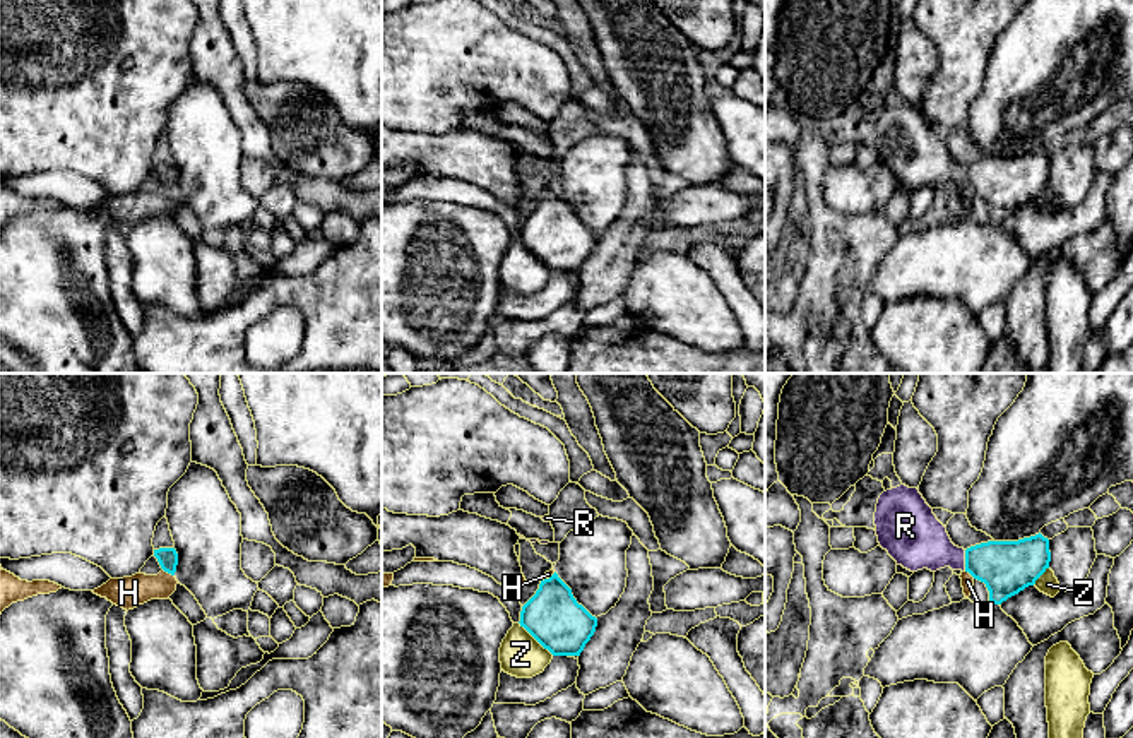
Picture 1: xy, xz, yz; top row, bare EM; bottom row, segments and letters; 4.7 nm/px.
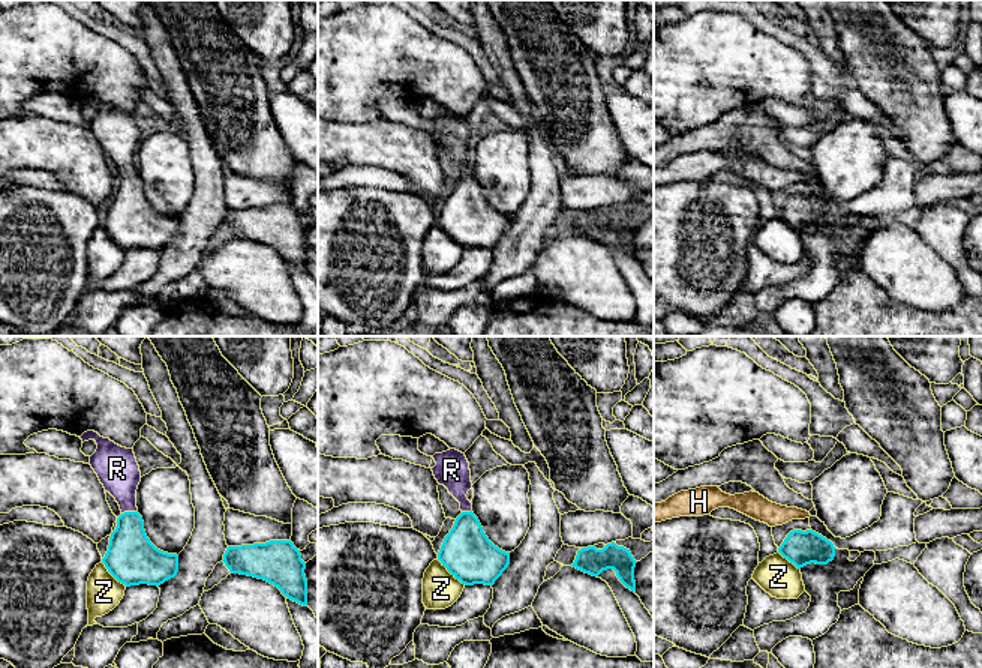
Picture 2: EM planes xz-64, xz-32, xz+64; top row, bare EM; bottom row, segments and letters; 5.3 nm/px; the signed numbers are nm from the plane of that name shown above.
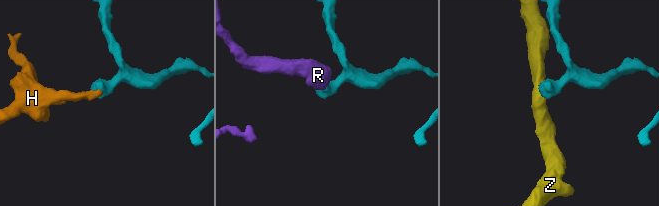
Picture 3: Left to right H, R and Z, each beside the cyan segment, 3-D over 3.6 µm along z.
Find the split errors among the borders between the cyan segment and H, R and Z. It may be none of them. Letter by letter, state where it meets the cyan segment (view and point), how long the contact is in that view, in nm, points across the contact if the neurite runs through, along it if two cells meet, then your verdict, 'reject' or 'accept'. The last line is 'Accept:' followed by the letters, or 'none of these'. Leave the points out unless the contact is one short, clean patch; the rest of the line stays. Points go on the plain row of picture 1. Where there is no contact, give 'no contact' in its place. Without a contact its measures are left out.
H: contact xy (168, 189); length 70 nm; border xy (163, 185), (173, 192); reject
R: contact yz (966, 177); length 100 nm; way yz (1007, 184), (995, 178), (966, 177), (937, 168), (918, 156); accept
Z: contact xz (536, 255); length 220 nm; border xz (519, 238), (553, 271); reject
Accept: R

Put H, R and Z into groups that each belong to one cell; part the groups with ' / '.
H / R / Z

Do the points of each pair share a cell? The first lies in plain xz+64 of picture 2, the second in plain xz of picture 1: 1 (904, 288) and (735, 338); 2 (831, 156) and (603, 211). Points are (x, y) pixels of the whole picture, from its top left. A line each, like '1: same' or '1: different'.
1: same
2: same

